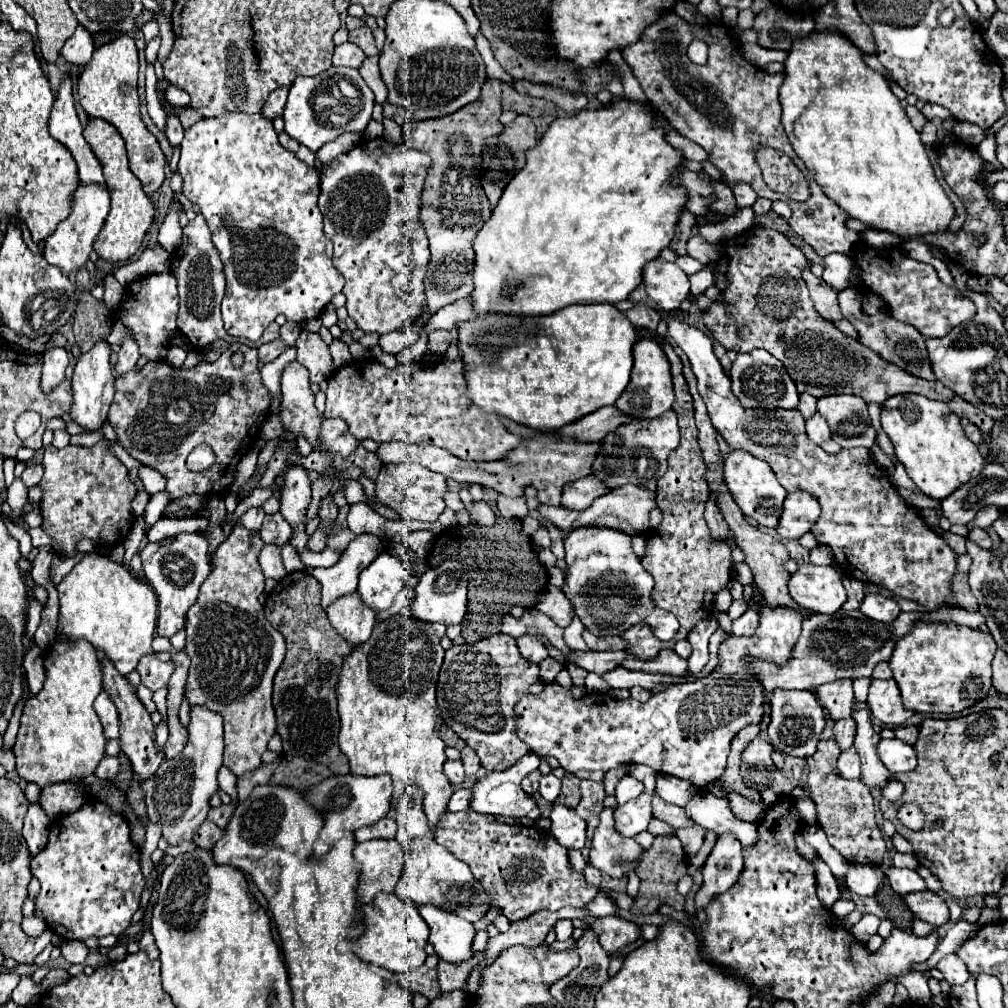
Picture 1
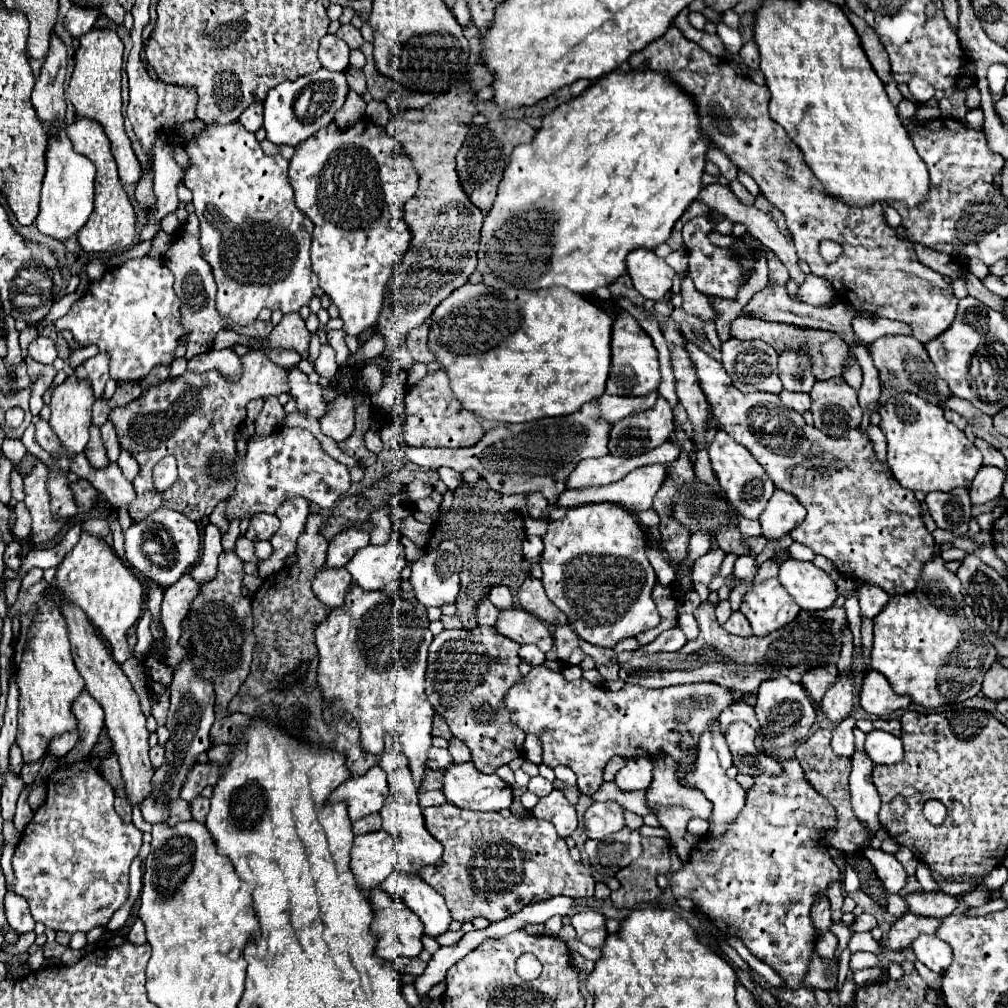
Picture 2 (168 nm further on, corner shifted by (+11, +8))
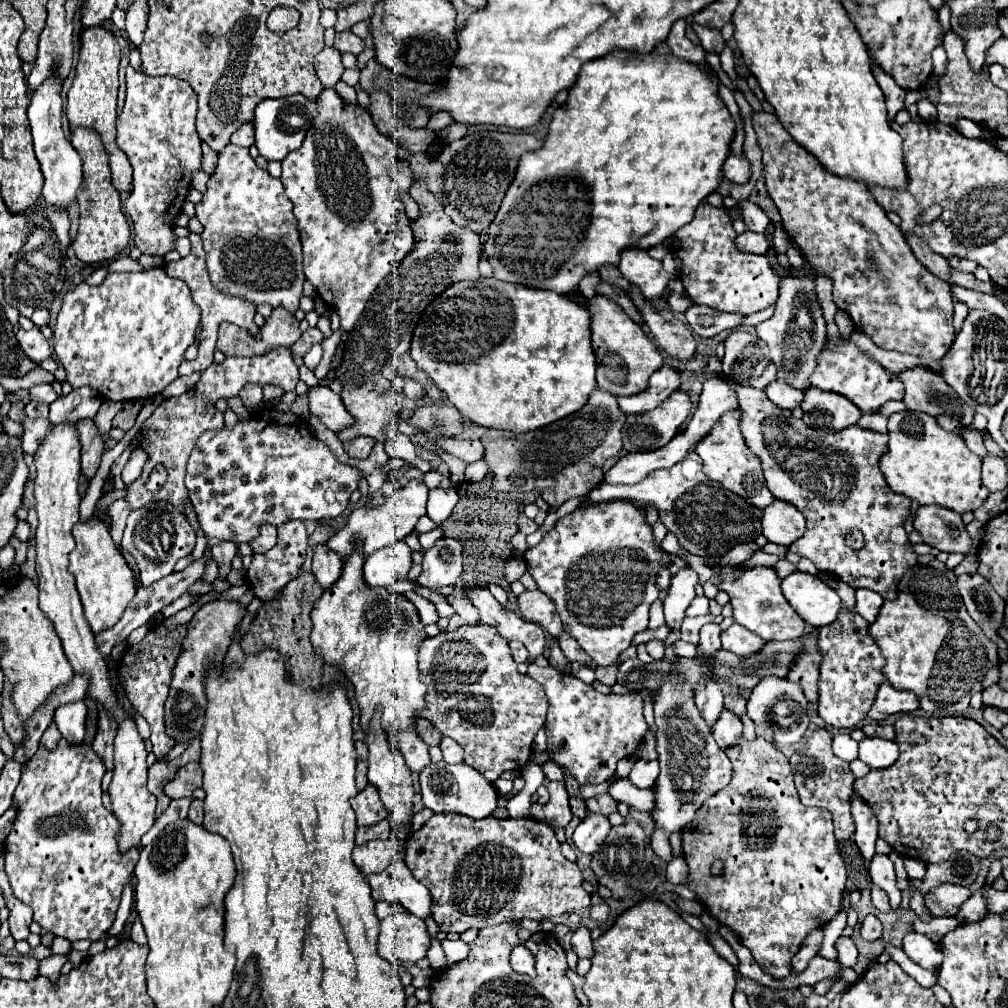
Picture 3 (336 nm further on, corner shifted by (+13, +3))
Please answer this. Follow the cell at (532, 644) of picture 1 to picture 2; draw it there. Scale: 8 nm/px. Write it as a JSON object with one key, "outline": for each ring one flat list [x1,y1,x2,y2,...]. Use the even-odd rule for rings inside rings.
{"outline":[[519,608,501,610,501,620,497,620,495,628,505,638,511,638,519,644,535,644,543,652,549,652,553,646,553,636,549,628,541,624,539,618]]}

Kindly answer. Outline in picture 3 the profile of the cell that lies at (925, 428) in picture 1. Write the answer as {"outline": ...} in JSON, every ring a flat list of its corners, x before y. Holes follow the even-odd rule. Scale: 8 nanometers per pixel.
{"outline":[[903,411,889,417,889,451,881,459,881,473,893,491,911,501,939,505,961,515,977,511,989,497,981,483,981,457,967,449,959,433,943,431,927,413]]}

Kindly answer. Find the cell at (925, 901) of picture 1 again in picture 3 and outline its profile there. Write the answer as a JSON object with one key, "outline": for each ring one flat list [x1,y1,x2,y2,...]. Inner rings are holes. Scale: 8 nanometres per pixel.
{"outline":[[939,885,925,895,925,903,935,917,955,917,971,891,961,885]]}

